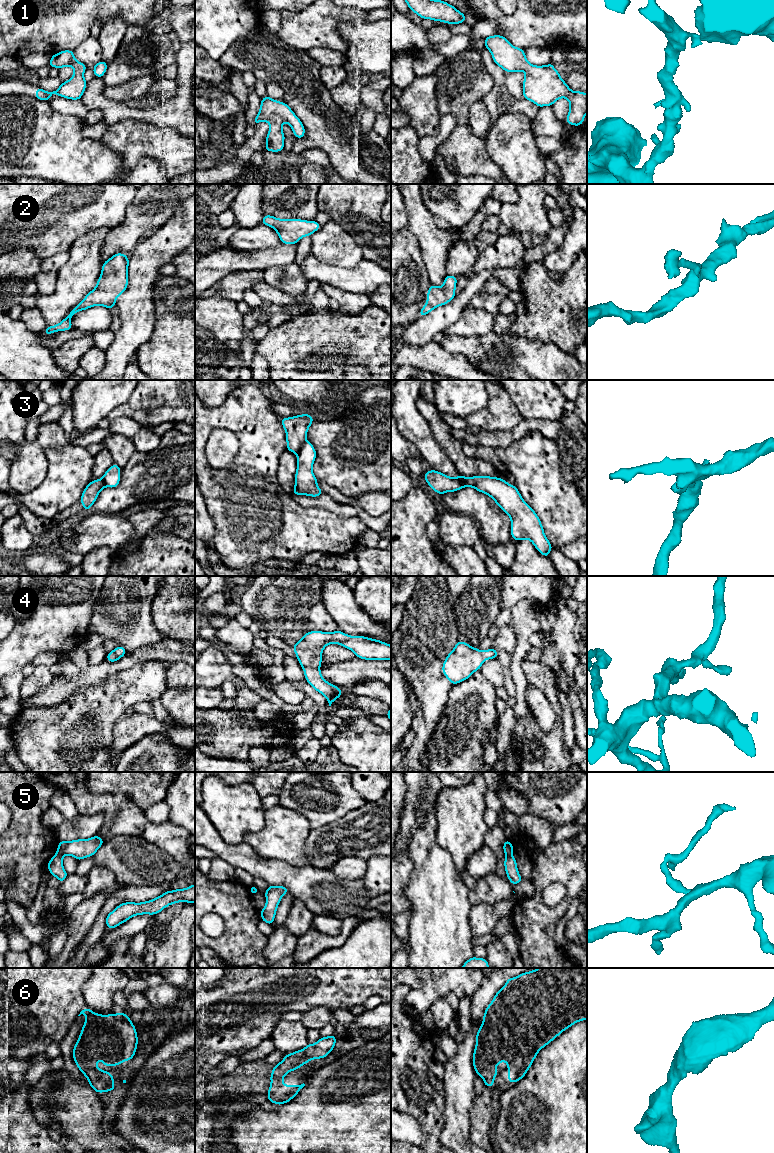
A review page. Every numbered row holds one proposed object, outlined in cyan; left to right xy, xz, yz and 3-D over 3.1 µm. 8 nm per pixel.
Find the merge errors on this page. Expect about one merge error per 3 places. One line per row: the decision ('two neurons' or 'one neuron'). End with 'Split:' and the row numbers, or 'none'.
1: one neuron
2: one neuron
3: two neurons
4: one neuron
5: two neurons
6: one neuron
Split: 3, 5

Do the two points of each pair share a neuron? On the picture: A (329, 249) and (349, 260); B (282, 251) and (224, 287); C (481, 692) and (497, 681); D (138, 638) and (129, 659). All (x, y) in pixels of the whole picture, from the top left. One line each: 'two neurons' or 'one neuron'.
A: one neuron
B: two neurons
C: two neurons
D: two neurons

